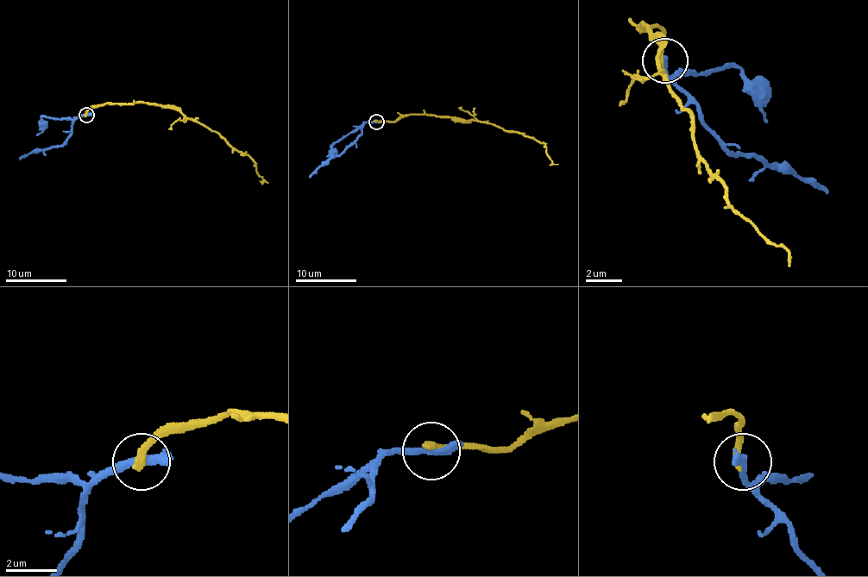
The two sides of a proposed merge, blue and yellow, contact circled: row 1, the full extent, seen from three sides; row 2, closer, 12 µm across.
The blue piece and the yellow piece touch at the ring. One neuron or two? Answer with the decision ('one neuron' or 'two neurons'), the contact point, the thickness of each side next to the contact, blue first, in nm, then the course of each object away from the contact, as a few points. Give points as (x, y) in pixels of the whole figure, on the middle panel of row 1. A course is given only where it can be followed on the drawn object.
two neurons | (376, 122) | 400/280 nm | blue via (376, 122), (366, 122), (361, 133), (342, 152), (330, 156), (309, 178) | yellow via (376, 121), (436, 115), (495, 124), (505, 130), (520, 132), (544, 144), (552, 162), (558, 164)

